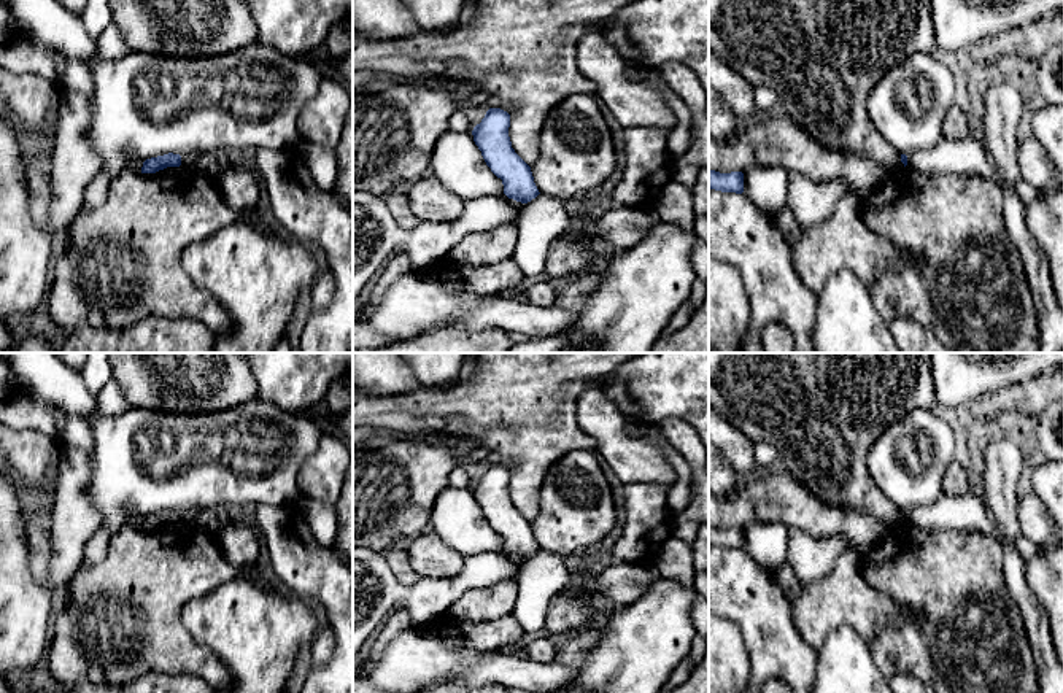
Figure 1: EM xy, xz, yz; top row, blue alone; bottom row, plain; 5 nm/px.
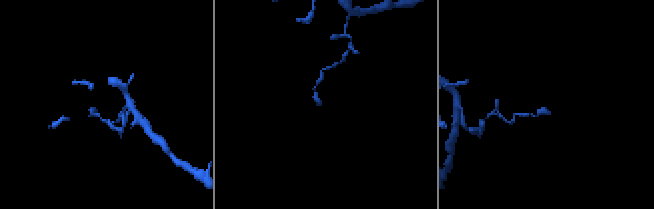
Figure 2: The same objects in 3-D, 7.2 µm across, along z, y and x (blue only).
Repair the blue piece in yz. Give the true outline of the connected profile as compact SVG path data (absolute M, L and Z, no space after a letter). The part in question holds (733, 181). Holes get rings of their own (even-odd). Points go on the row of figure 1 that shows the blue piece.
M709 170L709 189L742 194L744 173L742 172L720 173L715 170Z

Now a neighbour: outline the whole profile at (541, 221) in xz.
M539 194L518 210L515 224L518 242L512 259L523 272L524 283L540 281L545 278L548 250L575 221L561 200Z

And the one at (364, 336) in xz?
M353 323L353 350L381 346L386 340L367 323Z

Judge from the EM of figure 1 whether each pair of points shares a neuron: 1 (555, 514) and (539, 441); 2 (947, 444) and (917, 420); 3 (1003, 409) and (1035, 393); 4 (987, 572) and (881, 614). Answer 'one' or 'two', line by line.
1: two
2: one
3: one
4: two

